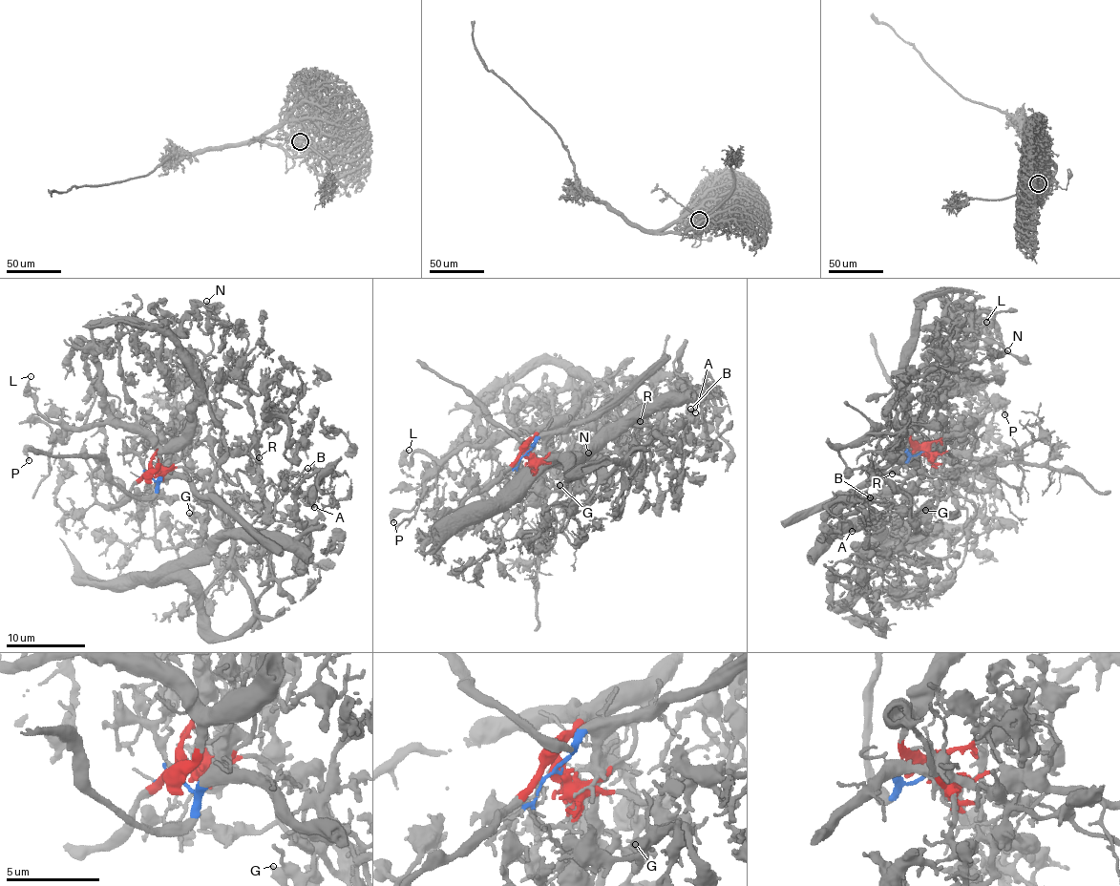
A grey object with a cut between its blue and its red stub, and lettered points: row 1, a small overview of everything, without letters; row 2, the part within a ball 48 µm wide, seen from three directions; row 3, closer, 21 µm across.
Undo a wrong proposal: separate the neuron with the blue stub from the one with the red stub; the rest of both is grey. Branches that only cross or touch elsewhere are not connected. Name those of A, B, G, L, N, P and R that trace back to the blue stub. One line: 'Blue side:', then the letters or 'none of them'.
Blue side: none of them

